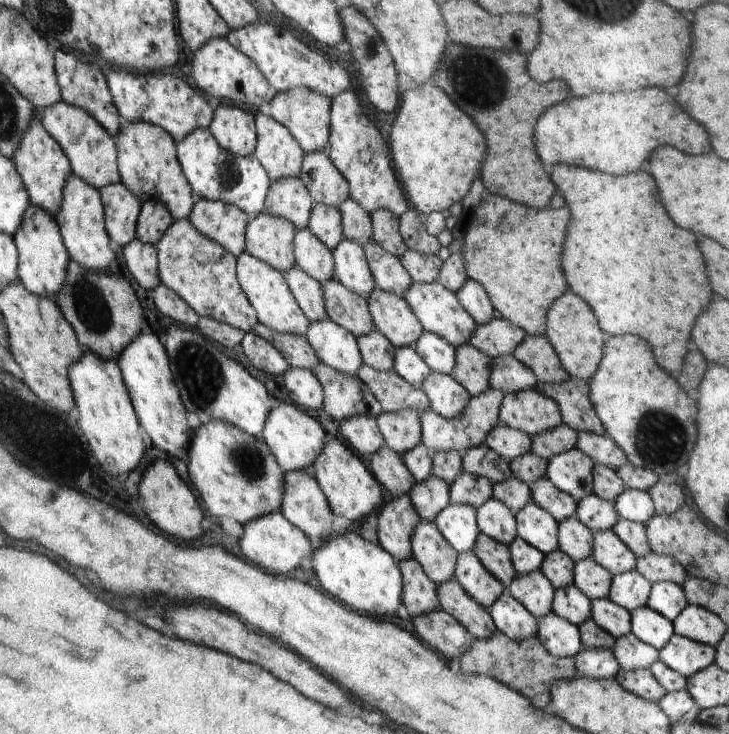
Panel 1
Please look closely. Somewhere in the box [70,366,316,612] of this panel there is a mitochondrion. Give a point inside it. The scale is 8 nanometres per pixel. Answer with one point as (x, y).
(249, 461)

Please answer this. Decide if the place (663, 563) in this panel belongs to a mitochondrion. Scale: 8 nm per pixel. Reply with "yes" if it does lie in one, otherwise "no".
no

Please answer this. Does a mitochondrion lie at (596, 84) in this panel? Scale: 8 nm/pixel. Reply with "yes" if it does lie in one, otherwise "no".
no

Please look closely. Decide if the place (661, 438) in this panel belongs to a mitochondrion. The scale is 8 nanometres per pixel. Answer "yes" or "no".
yes

